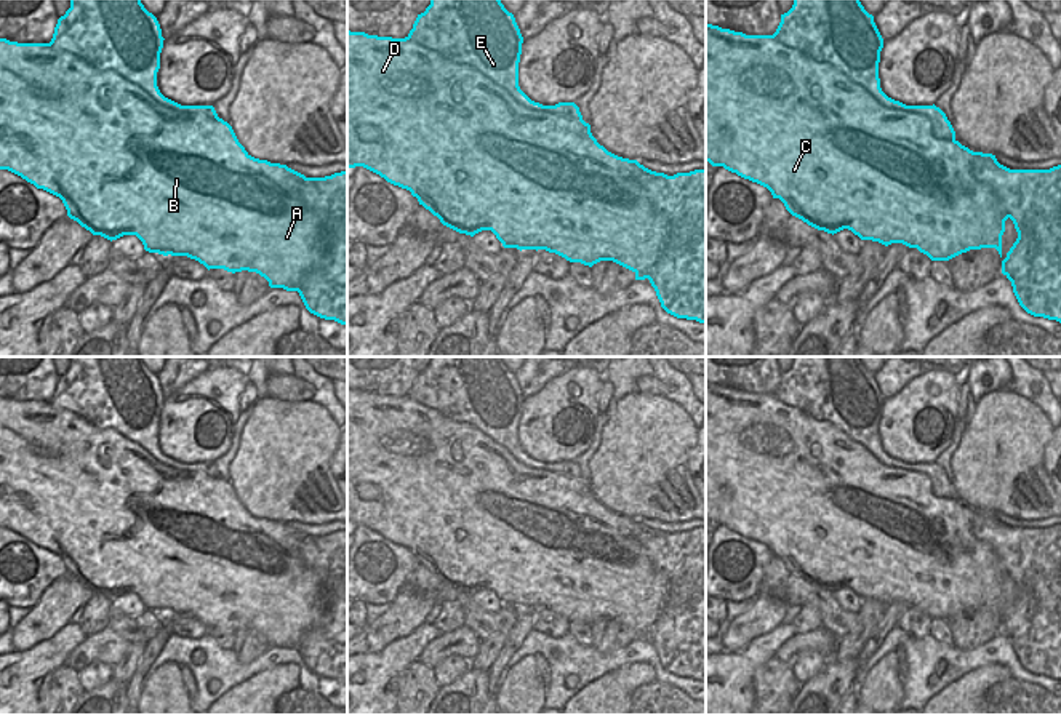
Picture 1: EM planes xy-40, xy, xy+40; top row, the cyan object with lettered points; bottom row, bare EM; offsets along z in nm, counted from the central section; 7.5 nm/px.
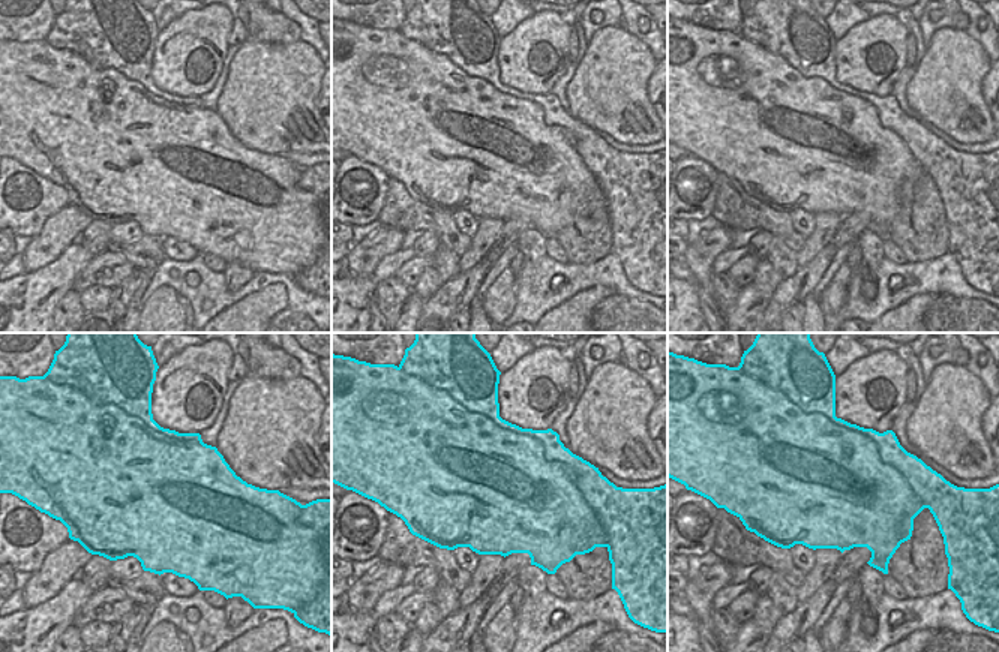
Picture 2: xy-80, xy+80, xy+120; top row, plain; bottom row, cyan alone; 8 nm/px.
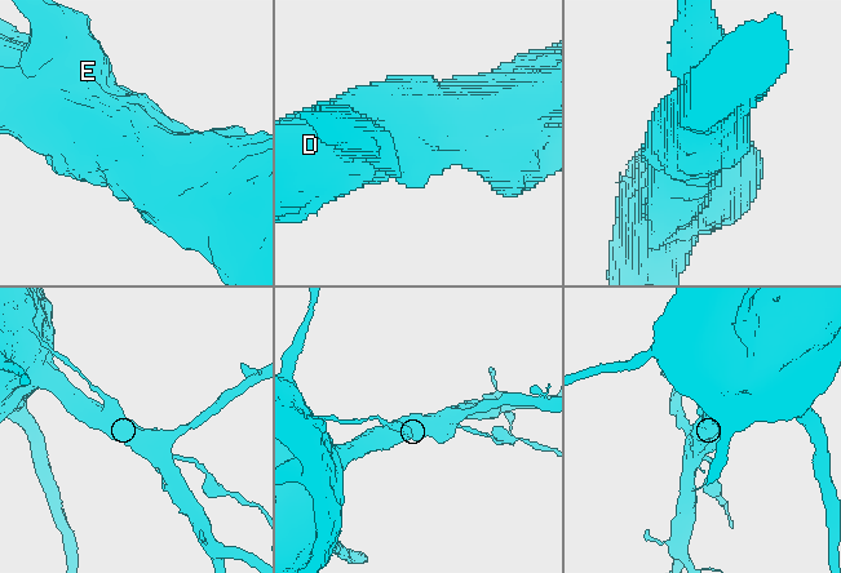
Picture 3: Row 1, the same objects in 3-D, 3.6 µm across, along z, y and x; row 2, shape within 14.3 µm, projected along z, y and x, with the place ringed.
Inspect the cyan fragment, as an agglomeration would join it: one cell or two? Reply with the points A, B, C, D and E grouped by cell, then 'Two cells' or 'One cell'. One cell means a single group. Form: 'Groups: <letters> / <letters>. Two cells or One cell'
Groups: A B C D / E. Two cells

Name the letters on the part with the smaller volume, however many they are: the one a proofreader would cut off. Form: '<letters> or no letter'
E

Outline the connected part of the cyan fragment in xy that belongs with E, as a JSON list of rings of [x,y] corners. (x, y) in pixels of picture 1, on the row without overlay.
[[[430,357],[426,369],[418,373],[408,397],[456,422],[474,425],[526,467],[584,480],[575,461],[543,464],[520,448],[523,395],[514,373],[499,357]]]

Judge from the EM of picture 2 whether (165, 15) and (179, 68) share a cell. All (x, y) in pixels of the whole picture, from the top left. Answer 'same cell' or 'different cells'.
different cells

